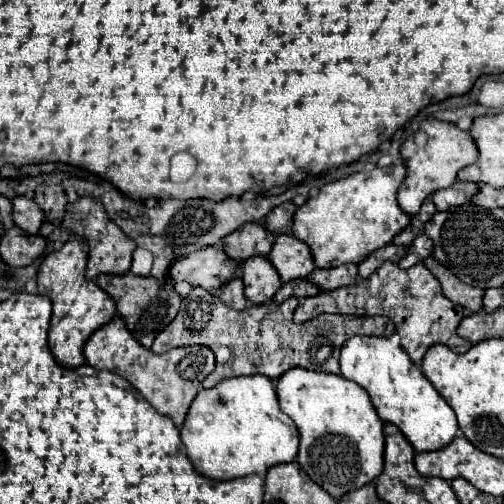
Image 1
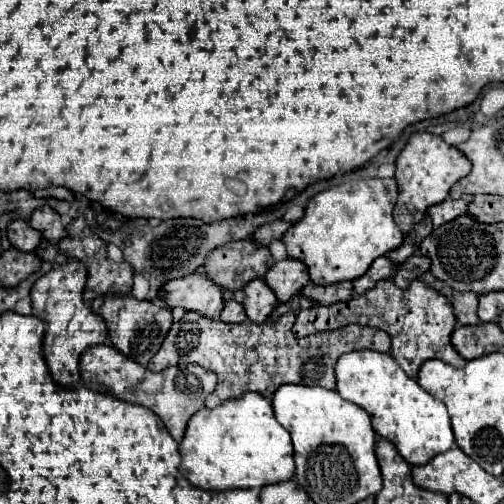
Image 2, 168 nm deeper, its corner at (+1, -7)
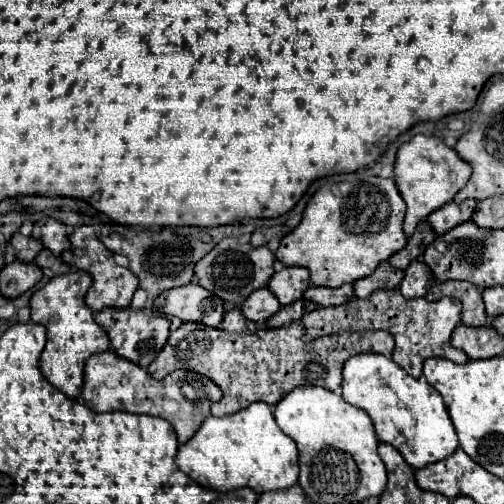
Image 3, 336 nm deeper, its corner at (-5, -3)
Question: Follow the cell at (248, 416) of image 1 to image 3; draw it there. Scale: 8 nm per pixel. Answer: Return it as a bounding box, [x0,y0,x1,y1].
[176,403,298,495]

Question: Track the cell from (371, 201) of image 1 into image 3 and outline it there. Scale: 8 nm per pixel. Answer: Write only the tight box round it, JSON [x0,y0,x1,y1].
[276,177,406,285]

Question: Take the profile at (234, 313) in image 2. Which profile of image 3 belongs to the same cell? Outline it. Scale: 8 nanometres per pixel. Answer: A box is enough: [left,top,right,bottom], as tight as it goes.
[222,307,248,333]

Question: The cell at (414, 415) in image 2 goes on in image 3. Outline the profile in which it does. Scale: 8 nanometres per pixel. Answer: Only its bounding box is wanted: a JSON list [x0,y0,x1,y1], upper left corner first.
[342,353,458,469]

